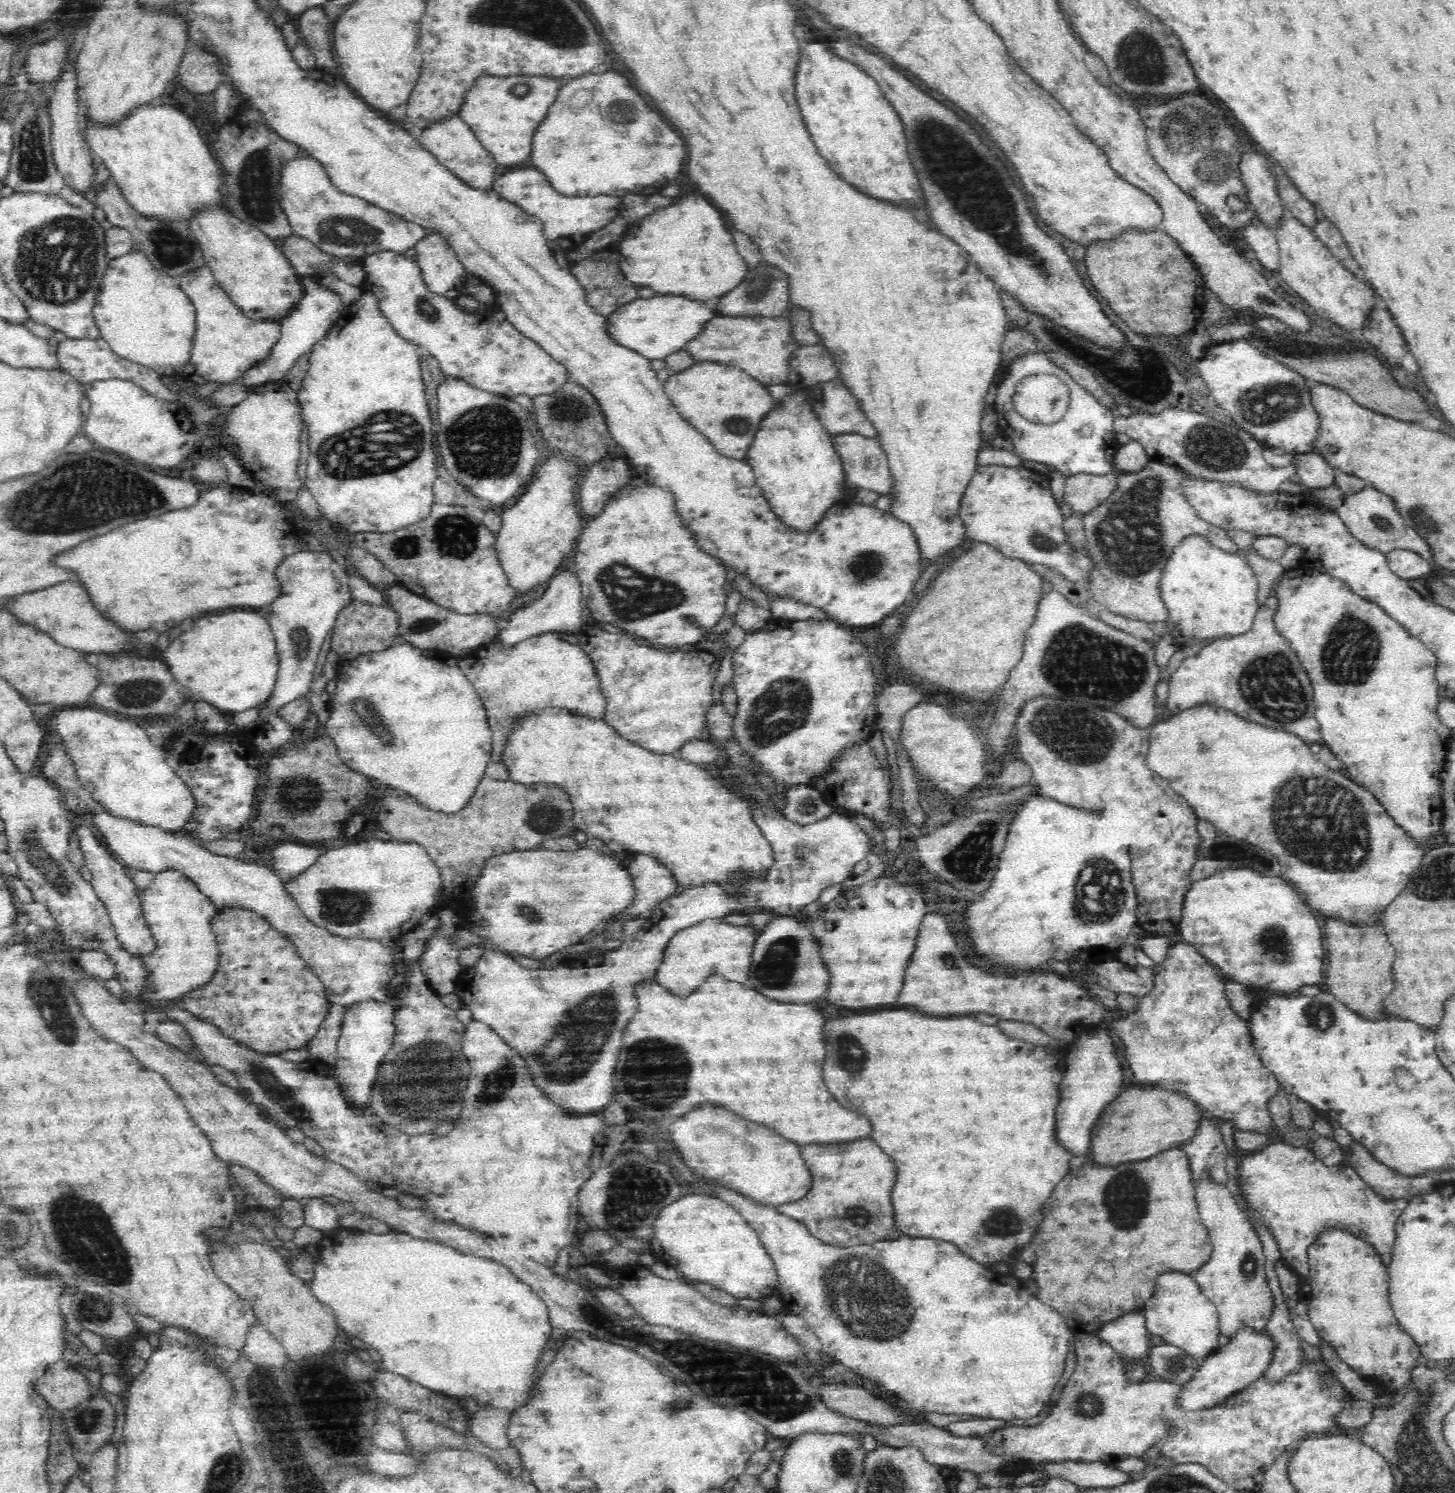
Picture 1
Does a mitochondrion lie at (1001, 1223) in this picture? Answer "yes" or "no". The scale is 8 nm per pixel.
yes

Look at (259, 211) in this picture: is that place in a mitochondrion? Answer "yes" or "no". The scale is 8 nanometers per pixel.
yes

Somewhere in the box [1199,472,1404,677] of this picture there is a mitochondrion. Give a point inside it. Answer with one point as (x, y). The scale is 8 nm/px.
(1381, 522)

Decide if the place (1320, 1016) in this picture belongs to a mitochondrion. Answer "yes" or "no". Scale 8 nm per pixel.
yes

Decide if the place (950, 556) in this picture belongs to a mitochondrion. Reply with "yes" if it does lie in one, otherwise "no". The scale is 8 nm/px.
no

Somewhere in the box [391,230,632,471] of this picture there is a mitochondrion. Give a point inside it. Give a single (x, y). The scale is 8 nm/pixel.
(570, 408)

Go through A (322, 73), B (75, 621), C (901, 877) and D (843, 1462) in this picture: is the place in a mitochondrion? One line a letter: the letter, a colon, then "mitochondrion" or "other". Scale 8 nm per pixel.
A: other
B: other
C: other
D: mitochondrion

